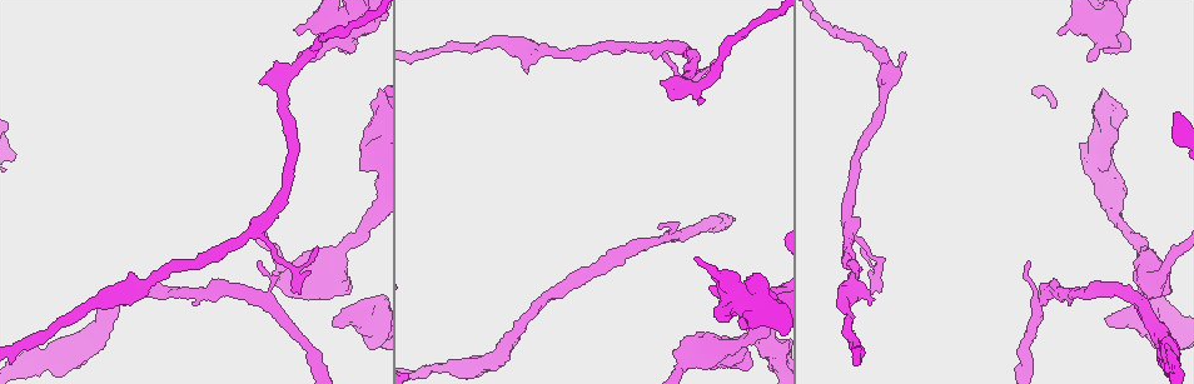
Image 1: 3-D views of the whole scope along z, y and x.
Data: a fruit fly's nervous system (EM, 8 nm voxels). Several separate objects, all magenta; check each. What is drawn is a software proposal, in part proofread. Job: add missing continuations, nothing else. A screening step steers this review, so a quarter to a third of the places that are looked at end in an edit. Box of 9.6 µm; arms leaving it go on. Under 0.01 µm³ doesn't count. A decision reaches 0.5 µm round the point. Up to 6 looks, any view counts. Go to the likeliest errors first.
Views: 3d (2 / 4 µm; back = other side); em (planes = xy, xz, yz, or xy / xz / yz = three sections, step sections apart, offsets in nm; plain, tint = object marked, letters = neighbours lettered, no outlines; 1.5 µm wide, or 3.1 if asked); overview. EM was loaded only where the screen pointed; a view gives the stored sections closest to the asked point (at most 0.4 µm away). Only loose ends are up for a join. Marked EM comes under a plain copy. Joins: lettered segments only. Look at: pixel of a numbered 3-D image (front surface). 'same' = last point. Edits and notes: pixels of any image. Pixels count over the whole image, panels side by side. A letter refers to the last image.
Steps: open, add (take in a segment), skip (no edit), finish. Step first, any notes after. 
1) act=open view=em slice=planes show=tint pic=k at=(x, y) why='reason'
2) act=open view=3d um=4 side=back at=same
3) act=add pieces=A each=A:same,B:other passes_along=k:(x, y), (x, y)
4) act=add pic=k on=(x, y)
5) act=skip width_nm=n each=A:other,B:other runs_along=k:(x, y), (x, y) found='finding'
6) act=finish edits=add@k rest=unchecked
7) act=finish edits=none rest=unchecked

act=open view=em slice=planes show=letters pic=1 at=(296, 32) why='an open end'

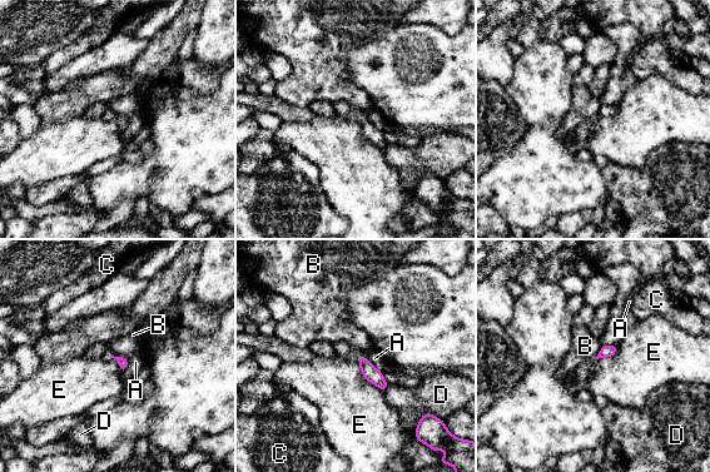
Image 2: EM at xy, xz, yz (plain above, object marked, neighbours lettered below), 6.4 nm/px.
act=skip each=A:other,B:other,C:other,D:other,E:other border=2:(357, 358), (360, 372), (383, 392) found='no lettered segment goes on from it'

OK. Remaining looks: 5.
act=open view=3d um=4 pic=1 at=(699, 69) why='tapers out'

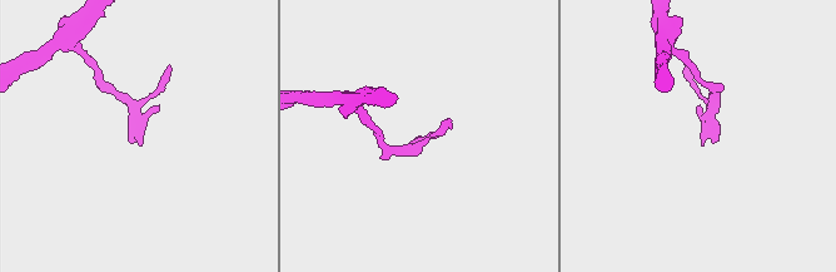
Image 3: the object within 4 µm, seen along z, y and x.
act=open view=em slice=planes show=letters pic=3 at=(702, 144) why='need the tissue'

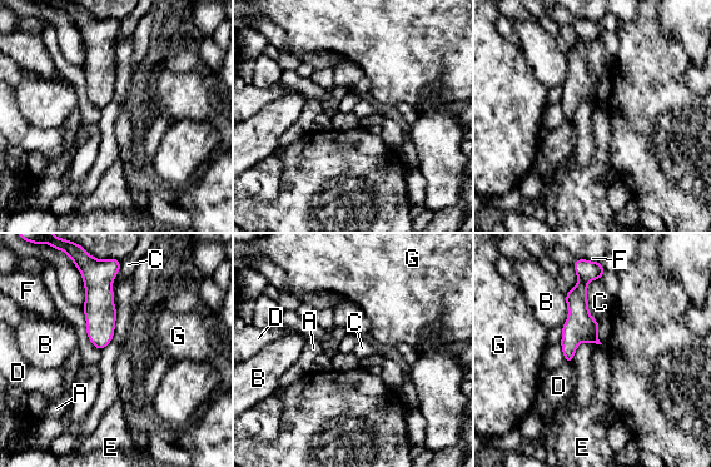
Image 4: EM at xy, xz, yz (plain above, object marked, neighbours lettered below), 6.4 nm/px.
act=skip longest_contact=C:280nm each=A:other,B:other,C:other,D:other,E:other,F:other,G:other found='none of them fits'

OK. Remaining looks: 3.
act=open view=em slice=planes show=letters pic=1 at=(260, 262) why='branch stops here'

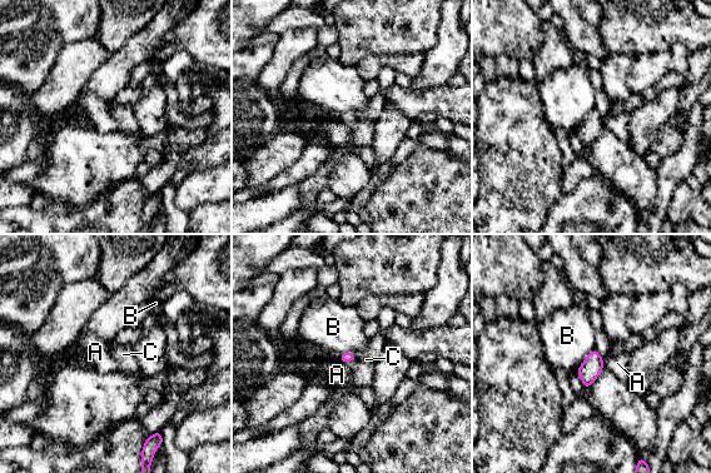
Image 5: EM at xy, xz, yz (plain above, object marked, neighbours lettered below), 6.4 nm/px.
act=skip each=A:other,B:other,C:other border=5:(593, 348), (576, 371) found='no lettered segment goes on from it'

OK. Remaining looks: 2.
act=finish edits=none rest=unchecked

